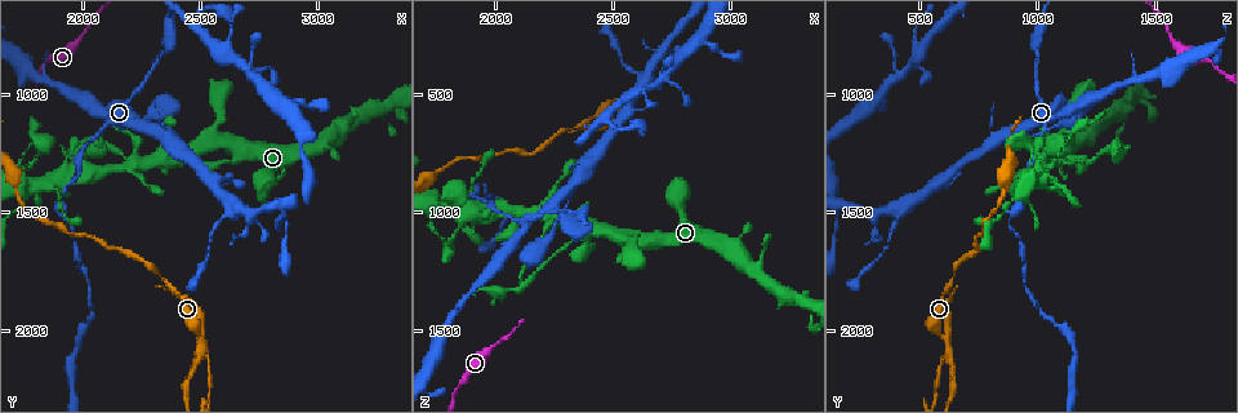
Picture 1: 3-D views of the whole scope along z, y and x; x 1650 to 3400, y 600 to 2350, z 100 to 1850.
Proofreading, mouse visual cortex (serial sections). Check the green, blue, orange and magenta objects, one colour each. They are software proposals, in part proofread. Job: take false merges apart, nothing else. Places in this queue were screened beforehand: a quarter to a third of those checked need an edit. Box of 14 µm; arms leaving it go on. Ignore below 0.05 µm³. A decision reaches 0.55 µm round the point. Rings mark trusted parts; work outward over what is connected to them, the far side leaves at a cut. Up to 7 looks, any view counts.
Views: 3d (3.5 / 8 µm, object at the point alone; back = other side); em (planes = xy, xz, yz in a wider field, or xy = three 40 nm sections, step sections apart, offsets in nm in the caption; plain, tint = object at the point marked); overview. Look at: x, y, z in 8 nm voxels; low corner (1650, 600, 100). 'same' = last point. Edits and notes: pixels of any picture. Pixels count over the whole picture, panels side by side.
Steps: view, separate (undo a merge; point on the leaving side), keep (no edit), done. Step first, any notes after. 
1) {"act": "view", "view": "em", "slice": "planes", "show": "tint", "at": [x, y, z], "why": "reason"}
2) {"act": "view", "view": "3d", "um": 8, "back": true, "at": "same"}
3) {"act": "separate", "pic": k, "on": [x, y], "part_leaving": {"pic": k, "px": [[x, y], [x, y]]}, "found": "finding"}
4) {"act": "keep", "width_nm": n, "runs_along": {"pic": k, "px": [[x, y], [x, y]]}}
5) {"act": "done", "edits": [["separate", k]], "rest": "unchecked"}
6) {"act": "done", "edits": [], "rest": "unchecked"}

{"act": "view", "view": "3d", "um": 8, "at": [2230, 1290, 1010], "why": "sudden change in width"}

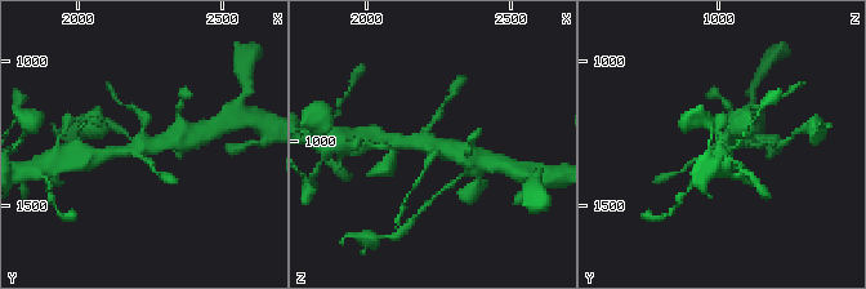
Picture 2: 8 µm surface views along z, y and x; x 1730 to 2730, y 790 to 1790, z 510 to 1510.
{"act": "view", "view": "3d", "um": 3.5, "at": [2230, 1300, 1010]}

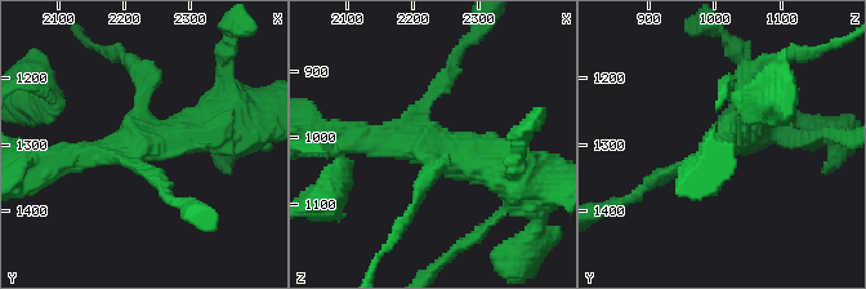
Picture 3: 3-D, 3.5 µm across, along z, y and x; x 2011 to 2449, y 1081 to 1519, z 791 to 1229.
{"act": "view", "view": "em", "slice": "xy", "step": 5, "show": "tint", "at": [2230, 1290, 1020], "arms": 4, "arm_widths_nm": [150, 200, 300, 450], "why": "need the tissue"}

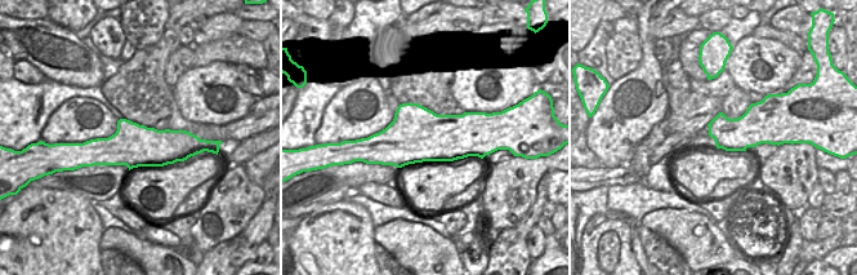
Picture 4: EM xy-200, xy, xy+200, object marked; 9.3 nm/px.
{"act": "separate", "pic": 3, "on": [431, 173], "part_leaving": {"pic": 3, "px": [[432, 159], [413, 212], [388, 245]]}, "found": "a second cell is stuck on"}

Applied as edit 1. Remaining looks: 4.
{"act": "view", "view": "3d", "um": 8, "at": [2590, 1540, 400], "why": "calibre changes"}

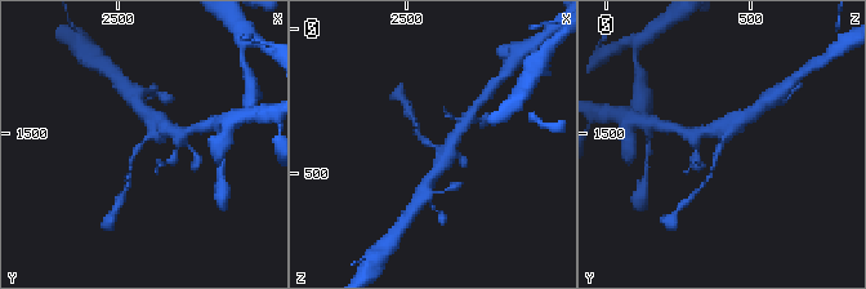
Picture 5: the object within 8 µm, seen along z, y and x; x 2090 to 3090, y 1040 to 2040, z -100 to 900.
{"act": "view", "view": "em", "slice": "xy", "step": 2, "show": "tint", "at": [2590, 1540, 400], "arm_widths_nm": [100, 450]}

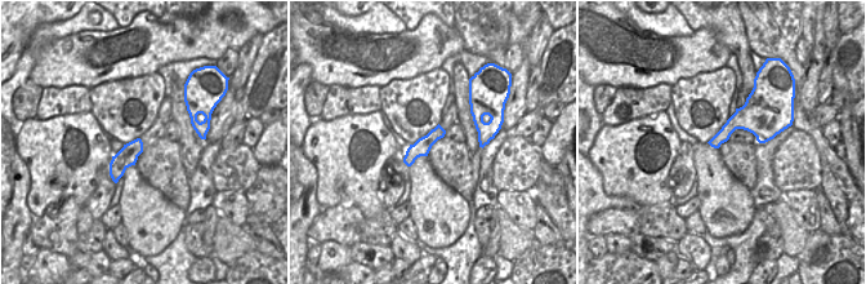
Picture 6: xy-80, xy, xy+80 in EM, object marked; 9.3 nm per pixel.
{"act": "keep", "runs_along": {"pic": 5, "px": [[741, 119], [724, 138], [709, 174]]}, "found": "one cell here"}

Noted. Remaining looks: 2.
{"act": "view", "view": "3d", "um": 3.5, "at": [2500, 2030, 620], "why": "sharp bend"}

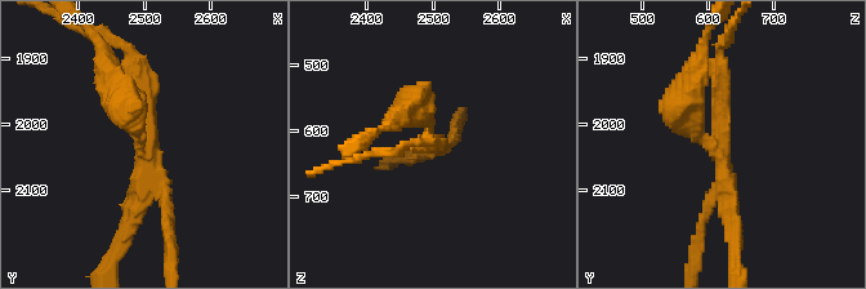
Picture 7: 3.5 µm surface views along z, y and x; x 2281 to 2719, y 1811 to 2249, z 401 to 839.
{"act": "view", "view": "em", "slice": "xy", "step": 1, "show": "tint", "at": [2500, 2035, 615], "why": "need the tissue"}

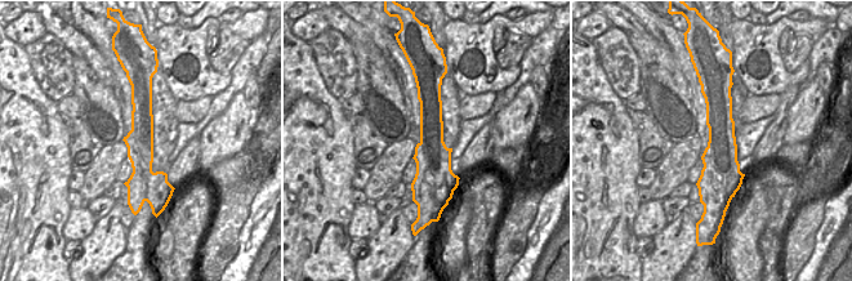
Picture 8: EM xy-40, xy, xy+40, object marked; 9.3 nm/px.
{"act": "separate", "pic": 7, "on": [169, 230], "found": "a second cell is stuck on"}

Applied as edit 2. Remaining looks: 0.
{"act": "done", "edits": [["separate", 3], ["separate", 7]], "rest": "unchecked"}

